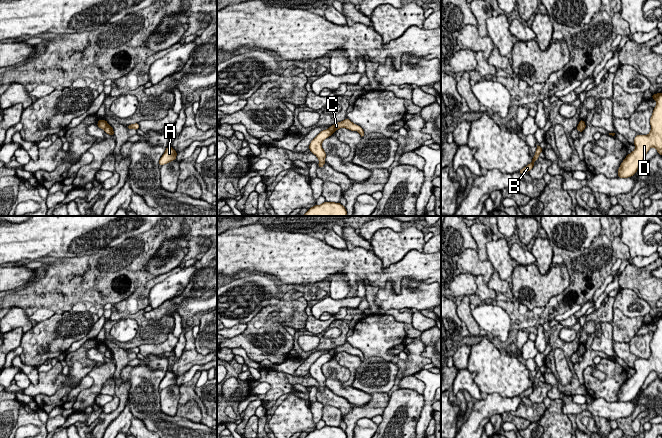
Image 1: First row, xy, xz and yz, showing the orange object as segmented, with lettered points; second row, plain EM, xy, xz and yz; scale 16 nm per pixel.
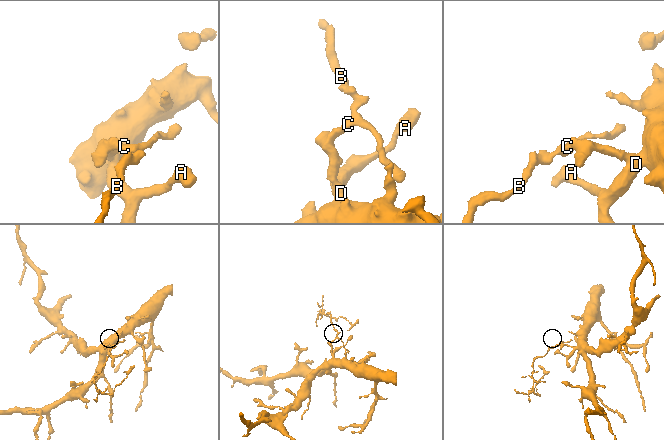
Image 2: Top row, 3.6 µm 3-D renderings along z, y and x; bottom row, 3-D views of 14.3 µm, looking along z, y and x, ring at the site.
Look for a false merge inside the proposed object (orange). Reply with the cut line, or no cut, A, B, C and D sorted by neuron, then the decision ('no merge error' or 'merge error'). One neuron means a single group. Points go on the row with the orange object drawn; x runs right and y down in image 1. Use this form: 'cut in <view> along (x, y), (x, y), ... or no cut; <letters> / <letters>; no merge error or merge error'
cut in xy along (107, 124), (104, 129); A D / B C; merge error

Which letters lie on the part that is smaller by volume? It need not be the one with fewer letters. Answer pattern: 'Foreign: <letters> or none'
Foreign: B, C

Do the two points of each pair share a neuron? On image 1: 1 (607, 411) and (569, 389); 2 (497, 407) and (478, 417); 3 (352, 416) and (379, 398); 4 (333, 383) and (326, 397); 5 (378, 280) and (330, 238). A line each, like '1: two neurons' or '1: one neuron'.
1: two neurons
2: one neuron
3: one neuron
4: two neurons
5: two neurons

